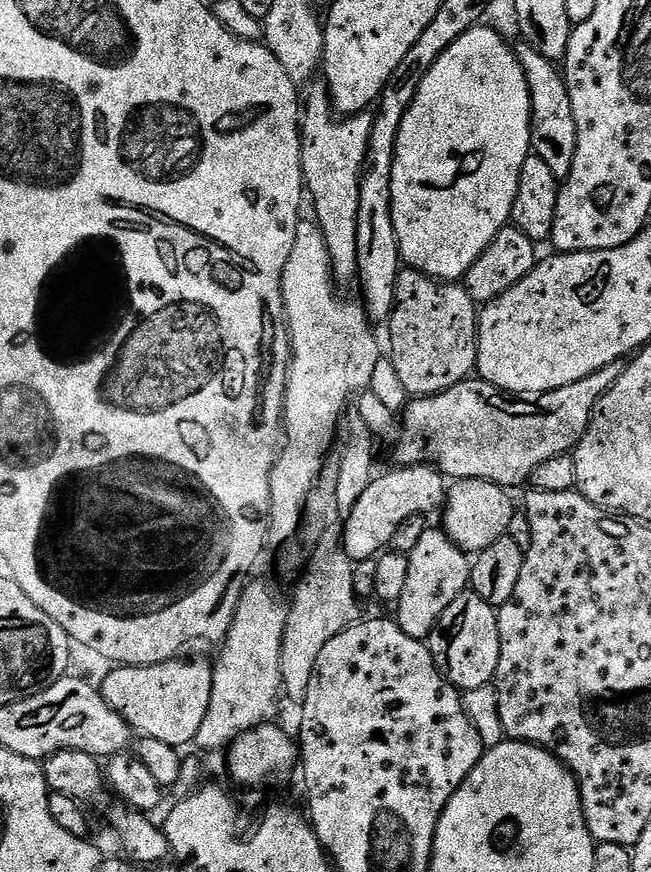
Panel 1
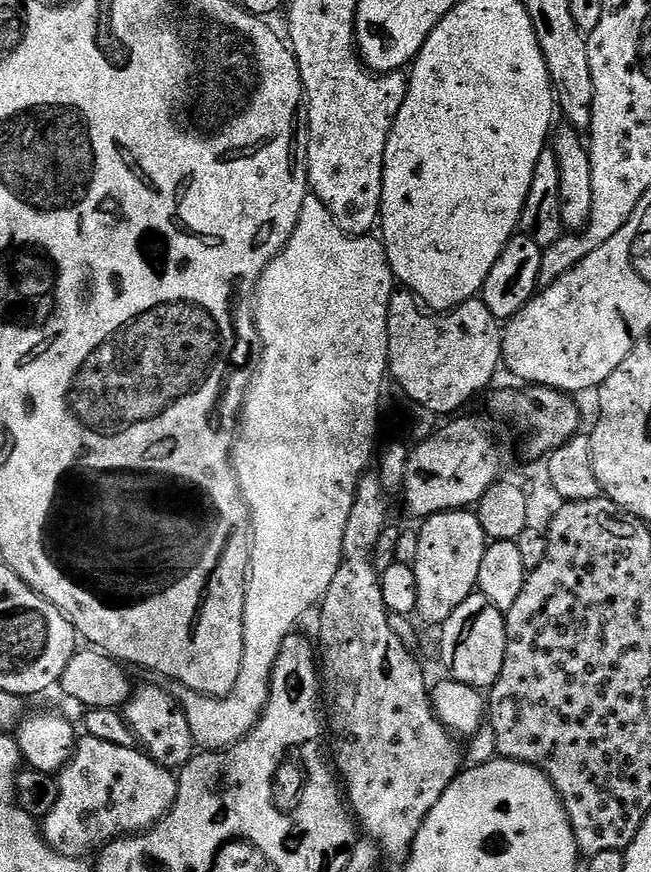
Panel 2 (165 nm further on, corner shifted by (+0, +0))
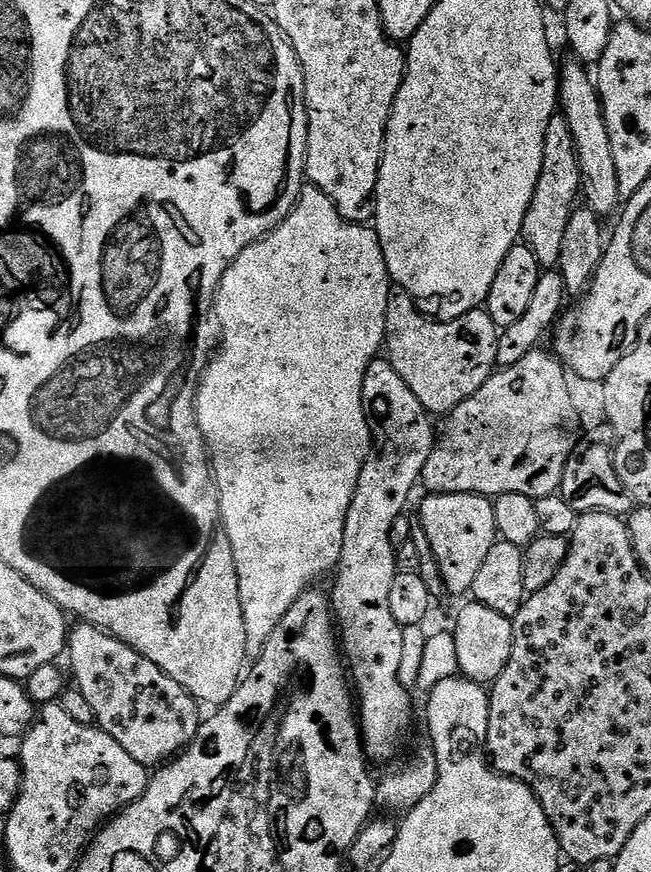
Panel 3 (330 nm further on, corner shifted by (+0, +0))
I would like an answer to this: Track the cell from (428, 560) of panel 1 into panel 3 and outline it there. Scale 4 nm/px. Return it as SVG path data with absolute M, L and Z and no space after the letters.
M438 492L425 497L420 504L420 524L440 563L444 584L452 592L471 593L474 578L478 578L478 570L482 570L482 562L486 562L486 554L498 543L495 503L473 492Z

